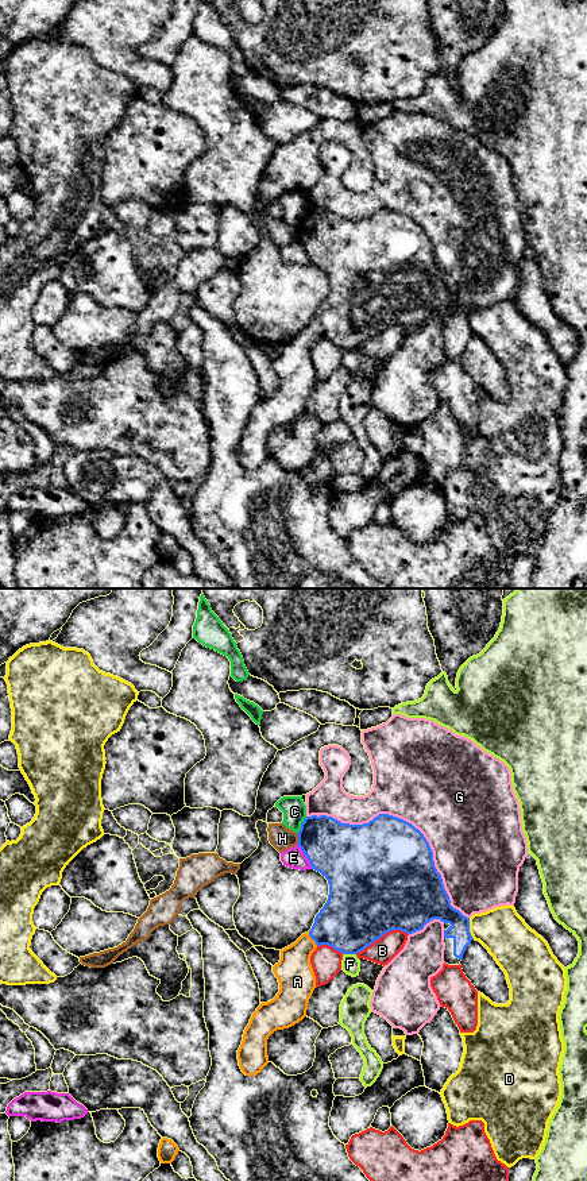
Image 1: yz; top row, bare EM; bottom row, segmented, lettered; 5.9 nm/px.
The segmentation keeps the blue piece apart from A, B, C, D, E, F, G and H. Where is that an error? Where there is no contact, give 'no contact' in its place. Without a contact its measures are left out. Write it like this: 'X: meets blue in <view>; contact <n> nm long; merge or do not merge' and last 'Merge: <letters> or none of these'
A: meets blue in yz; contact 110 nm long; merge
B: meets blue in yz; contact 340 nm long; do not merge
C: meets blue in yz; contact 120 nm long; do not merge
D: meets blue in yz; contact 130 nm long; do not merge
E: meets blue in yz; contact 180 nm long; do not merge
F: meets blue in yz; contact 70 nm long; do not merge
G: meets blue in yz; contact 1150 nm long; do not merge
H: meets blue in yz; contact 70 nm long; do not merge
Merge: A

